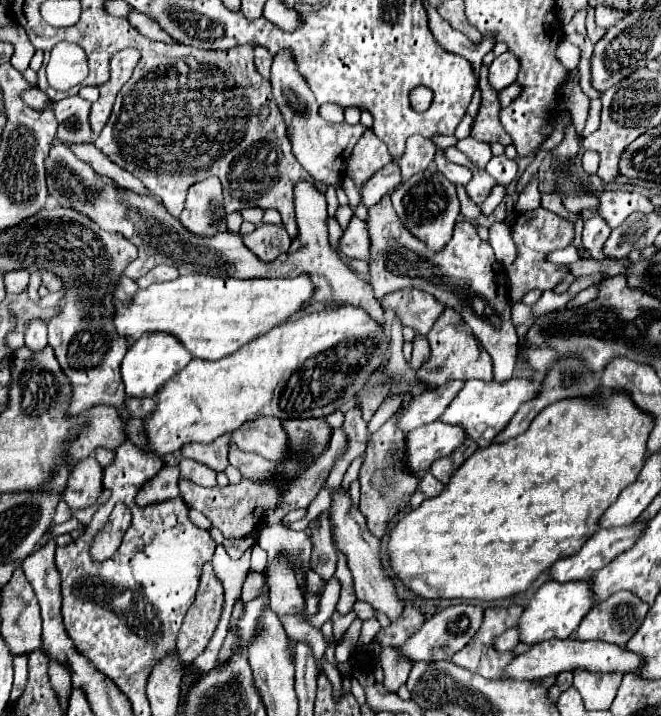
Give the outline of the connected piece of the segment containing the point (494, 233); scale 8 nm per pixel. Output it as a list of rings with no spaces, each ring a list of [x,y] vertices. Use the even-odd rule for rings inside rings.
[[[502,221],[502,223],[492,223],[488,227],[488,231],[490,231],[488,239],[490,239],[490,245],[496,253],[496,259],[504,267],[508,267],[514,261],[514,255],[516,255],[516,247],[514,247],[514,241],[510,237],[510,227]]]

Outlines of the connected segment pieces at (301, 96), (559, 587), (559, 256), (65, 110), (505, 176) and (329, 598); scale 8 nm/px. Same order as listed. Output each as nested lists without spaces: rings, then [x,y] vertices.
[[[278,53],[272,61],[272,89],[274,101],[280,107],[280,113],[288,127],[288,137],[292,141],[292,151],[298,163],[314,177],[314,181],[322,181],[326,185],[336,185],[342,181],[346,159],[350,157],[352,147],[362,137],[366,127],[362,123],[328,123],[318,115],[318,103],[306,85],[306,79],[298,73],[298,65],[294,65],[294,57],[290,53]]]
[[[592,579],[590,581],[568,581],[566,585],[558,581],[546,581],[536,595],[530,599],[528,607],[524,609],[524,615],[518,623],[520,627],[520,641],[522,643],[542,643],[546,639],[566,639],[570,637],[584,615],[594,607],[594,591],[592,591]]]
[[[570,245],[570,247],[566,247],[566,249],[560,249],[560,251],[552,253],[552,259],[550,259],[550,261],[570,265],[570,263],[574,263],[574,261],[578,261],[578,259],[580,259],[580,251],[578,251],[578,247]]]
[[[78,95],[54,103],[54,115],[58,121],[56,139],[62,139],[66,145],[92,143],[88,113],[90,113],[90,101],[84,101]]]
[[[498,155],[498,157],[492,157],[492,159],[488,161],[486,171],[488,171],[500,185],[508,185],[510,181],[516,179],[518,165],[516,165],[516,161],[508,159],[506,155]]]
[[[332,577],[332,579],[324,585],[324,589],[322,589],[318,613],[312,615],[312,617],[308,619],[308,623],[310,623],[314,629],[320,629],[320,627],[330,619],[330,615],[334,613],[336,601],[338,601],[338,579]]]

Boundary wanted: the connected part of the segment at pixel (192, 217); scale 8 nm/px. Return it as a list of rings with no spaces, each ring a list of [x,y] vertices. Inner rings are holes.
[[[218,177],[194,183],[186,193],[186,205],[180,221],[190,233],[214,235],[226,231],[226,213],[222,209],[222,185]]]

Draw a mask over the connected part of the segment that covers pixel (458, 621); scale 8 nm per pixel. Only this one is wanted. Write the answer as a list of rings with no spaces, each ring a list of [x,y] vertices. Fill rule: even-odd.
[[[450,605],[446,609],[442,609],[440,613],[432,615],[418,633],[414,633],[410,637],[410,641],[406,641],[400,651],[404,657],[412,659],[412,661],[440,661],[440,659],[450,659],[458,649],[462,649],[478,631],[480,623],[482,623],[482,613],[484,609],[478,605]]]

